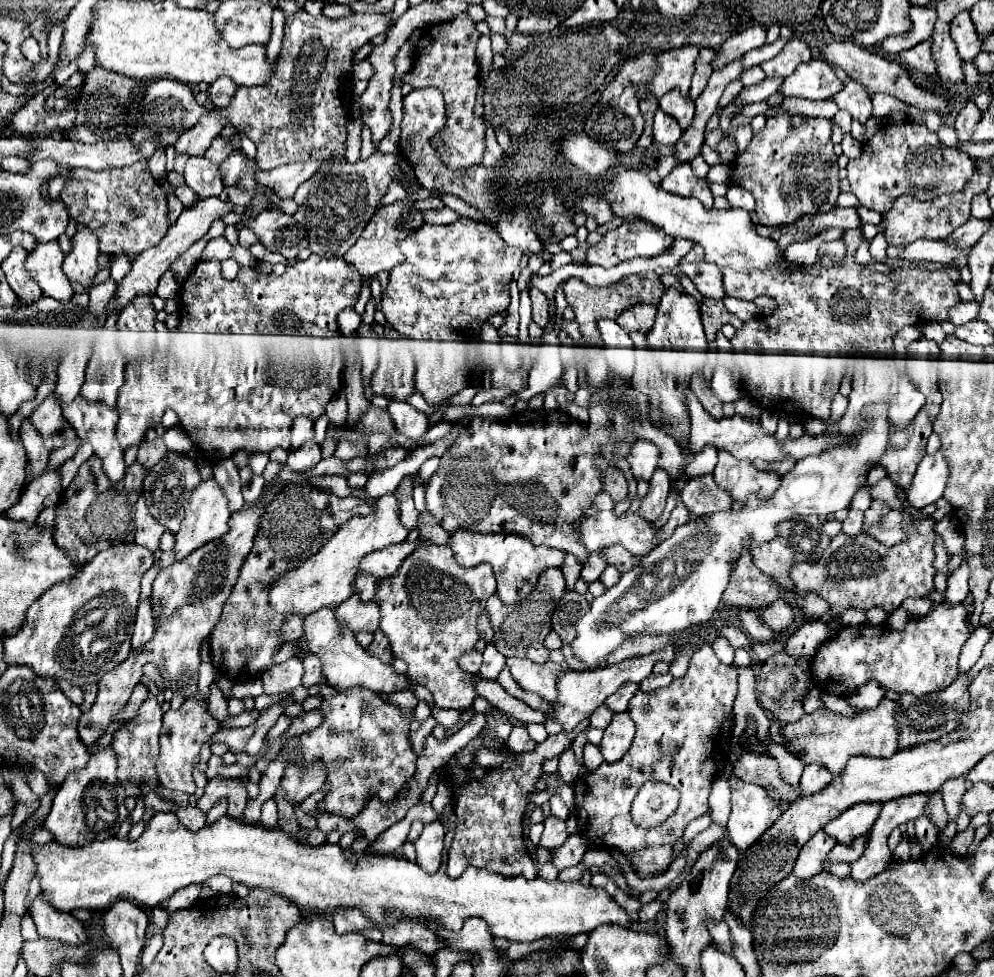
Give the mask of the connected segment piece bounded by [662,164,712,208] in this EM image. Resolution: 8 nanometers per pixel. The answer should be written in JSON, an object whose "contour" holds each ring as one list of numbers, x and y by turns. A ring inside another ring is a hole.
{"contour":[[678,164,664,180,662,188,676,196,694,196,698,198,704,208,712,208,712,192,706,180,698,180,690,168,690,164]]}

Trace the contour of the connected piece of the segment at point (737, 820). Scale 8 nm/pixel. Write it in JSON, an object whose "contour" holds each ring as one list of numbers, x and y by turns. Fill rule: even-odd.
{"contour":[[724,762,724,770,720,772,720,776,724,776,732,788,732,812,730,812,730,820,728,820,728,836,730,836,730,842,740,852,744,852,776,822,776,818,780,818,782,810,776,810,776,806,770,802,770,798,762,786,732,778,730,766,732,766,730,762]]}

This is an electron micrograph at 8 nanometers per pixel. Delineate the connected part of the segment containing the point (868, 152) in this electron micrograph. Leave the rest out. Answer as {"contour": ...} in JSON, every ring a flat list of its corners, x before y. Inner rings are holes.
{"contour":[[902,122,880,126,880,130,864,142,862,156,850,160,846,170,852,192,860,204,884,216,902,194,912,194,918,200,932,200,942,194,964,190,974,174,974,162,966,152,944,146,924,124]]}

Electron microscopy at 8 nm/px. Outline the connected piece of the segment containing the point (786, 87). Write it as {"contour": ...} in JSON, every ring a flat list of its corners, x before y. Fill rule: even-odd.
{"contour":[[810,60,800,64,796,72,784,80,780,94,808,100,830,100,842,90,842,86,844,82,838,80,834,68,828,62]]}

